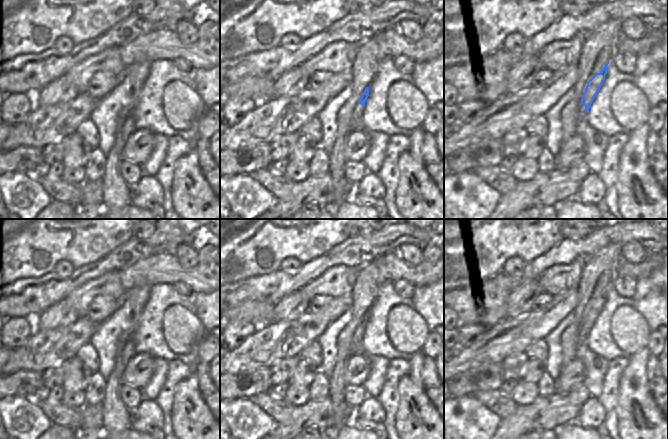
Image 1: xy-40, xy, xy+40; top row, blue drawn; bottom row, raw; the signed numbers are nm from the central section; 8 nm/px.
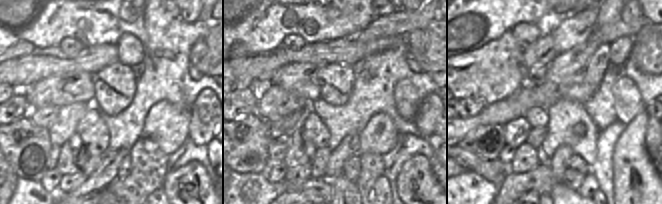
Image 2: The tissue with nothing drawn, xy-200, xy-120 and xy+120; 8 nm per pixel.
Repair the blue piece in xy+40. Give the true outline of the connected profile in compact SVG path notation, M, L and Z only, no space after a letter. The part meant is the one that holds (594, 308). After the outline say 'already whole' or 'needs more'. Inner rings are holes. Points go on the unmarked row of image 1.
M609 286L605 288L600 297L593 299L587 306L587 310L581 324L581 329L579 330L579 334L577 336L577 343L587 343L589 332L605 304L608 288Z | needs more

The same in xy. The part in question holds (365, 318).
M366 311L359 327L355 330L353 334L353 340L351 342L351 357L356 355L363 355L363 333L365 331L365 326L369 320L369 311Z | needs more

